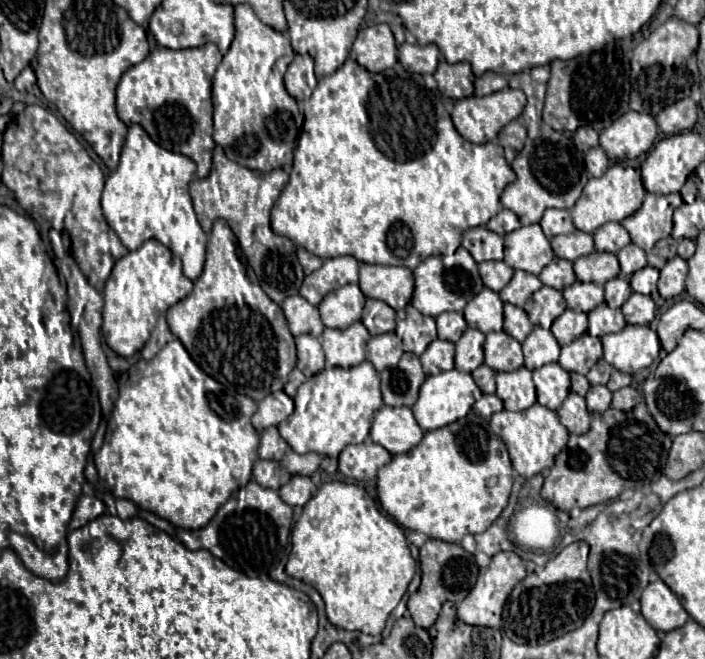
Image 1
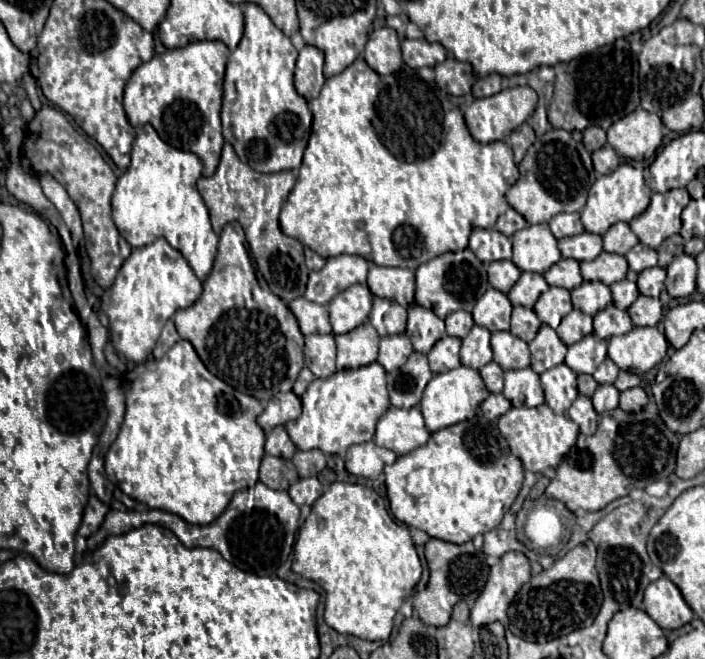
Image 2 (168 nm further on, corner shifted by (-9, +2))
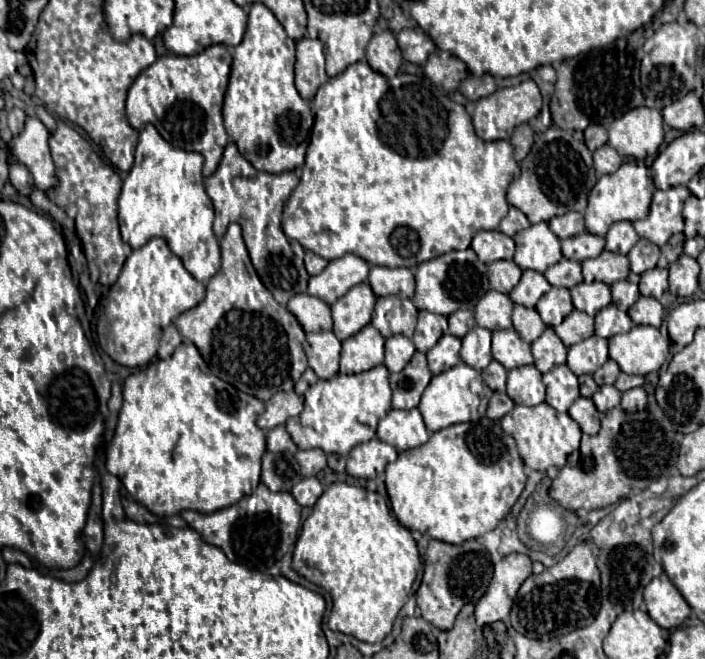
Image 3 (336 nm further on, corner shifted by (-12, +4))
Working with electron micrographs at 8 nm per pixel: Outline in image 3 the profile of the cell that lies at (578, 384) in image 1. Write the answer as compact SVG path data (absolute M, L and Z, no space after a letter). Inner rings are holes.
M580 376L578 378L580 380L580 394L582 396L586 396L586 398L590 398L596 390L598 390L598 386L596 386L596 382L594 382L594 378L592 376Z

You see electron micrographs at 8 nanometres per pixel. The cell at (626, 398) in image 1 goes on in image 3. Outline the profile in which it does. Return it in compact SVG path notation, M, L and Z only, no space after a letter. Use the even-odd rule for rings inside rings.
M644 388L626 390L626 392L622 394L620 406L622 406L626 412L642 412L642 410L646 408L646 392L644 392Z

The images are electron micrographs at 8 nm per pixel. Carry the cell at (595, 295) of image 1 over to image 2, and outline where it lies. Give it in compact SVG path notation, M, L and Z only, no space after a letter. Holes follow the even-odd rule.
M583 282L575 290L571 290L571 302L573 308L595 316L601 308L611 302L611 290L601 282Z

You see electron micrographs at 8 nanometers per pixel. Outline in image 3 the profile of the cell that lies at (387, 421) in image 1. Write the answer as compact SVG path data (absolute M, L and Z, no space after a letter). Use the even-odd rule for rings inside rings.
M418 408L390 410L388 416L380 420L376 436L378 440L394 446L398 452L428 442L428 430Z

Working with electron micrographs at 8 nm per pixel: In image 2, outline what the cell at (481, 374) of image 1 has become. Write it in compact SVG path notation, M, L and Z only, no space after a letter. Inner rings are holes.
M489 362L487 366L483 366L479 370L479 374L481 374L481 378L483 378L489 392L501 392L503 390L503 374L505 372L503 372L503 368L499 364Z

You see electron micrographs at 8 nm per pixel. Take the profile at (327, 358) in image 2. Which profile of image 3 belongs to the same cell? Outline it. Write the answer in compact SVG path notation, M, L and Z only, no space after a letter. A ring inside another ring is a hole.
M316 332L306 336L304 352L318 378L332 378L338 372L340 346L342 342L334 336L334 332Z

